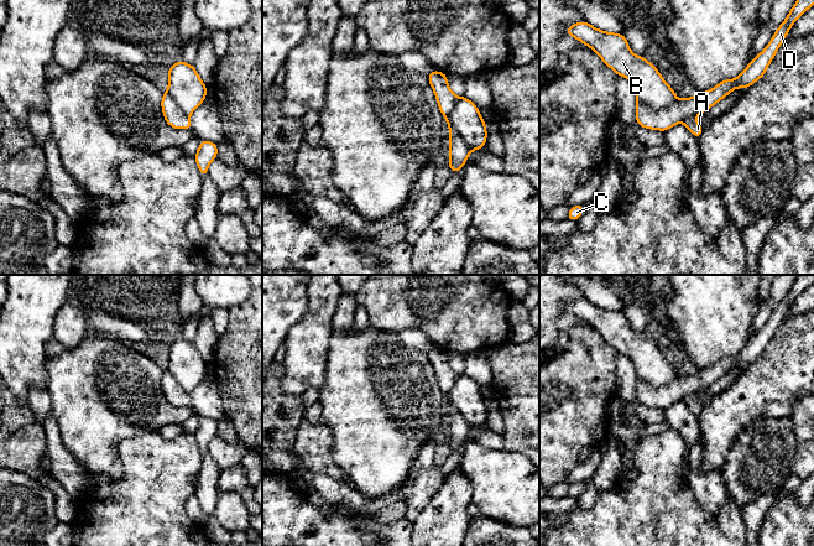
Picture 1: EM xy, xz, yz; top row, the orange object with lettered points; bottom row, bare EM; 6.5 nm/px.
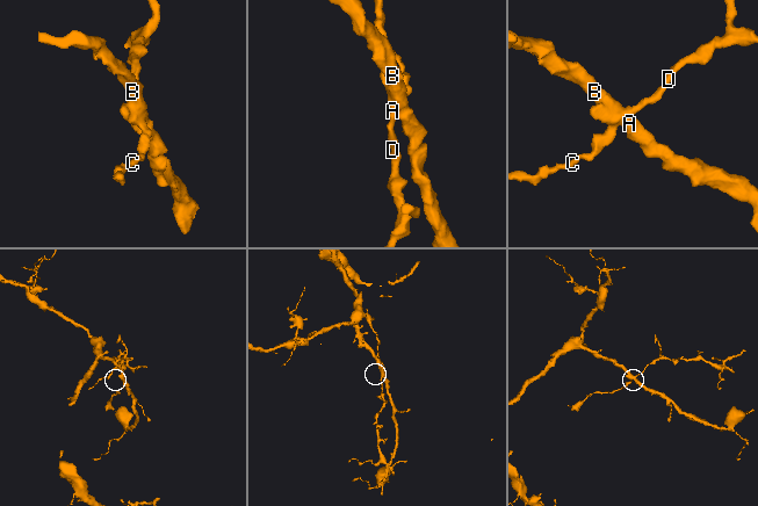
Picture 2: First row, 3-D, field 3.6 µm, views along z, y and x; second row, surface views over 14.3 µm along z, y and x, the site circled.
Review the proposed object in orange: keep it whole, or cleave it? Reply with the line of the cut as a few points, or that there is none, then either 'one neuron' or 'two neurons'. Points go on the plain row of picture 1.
cut xz (457, 374), (455, 383), (448, 394), (448, 400), (470, 427); two neurons

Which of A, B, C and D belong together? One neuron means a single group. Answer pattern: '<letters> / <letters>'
A B / C D

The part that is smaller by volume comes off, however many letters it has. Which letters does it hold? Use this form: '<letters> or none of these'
C, D

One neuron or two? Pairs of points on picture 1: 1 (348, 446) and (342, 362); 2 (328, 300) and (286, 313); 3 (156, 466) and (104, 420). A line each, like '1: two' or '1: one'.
1: one
2: two
3: two

